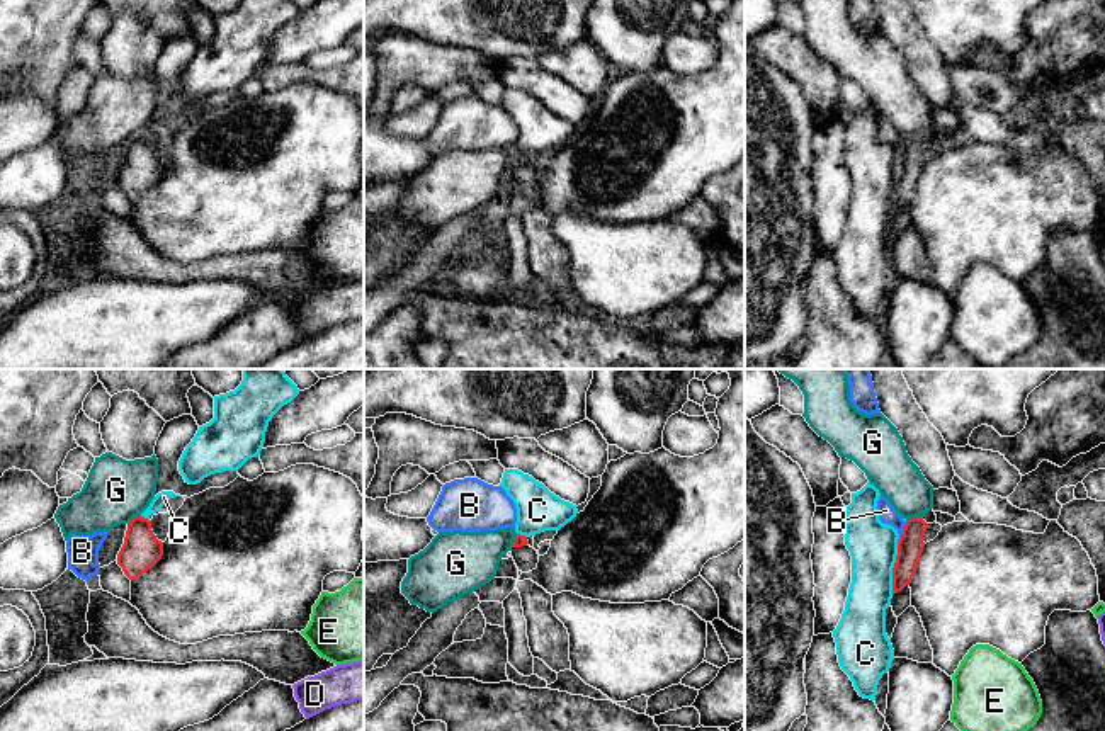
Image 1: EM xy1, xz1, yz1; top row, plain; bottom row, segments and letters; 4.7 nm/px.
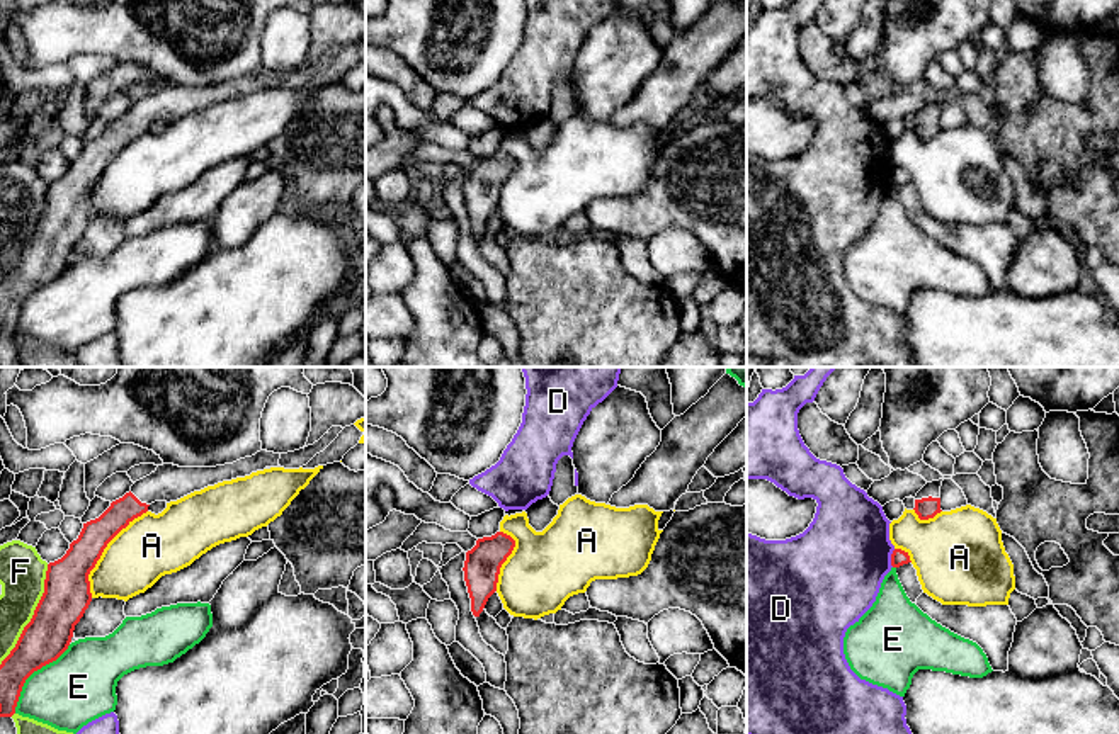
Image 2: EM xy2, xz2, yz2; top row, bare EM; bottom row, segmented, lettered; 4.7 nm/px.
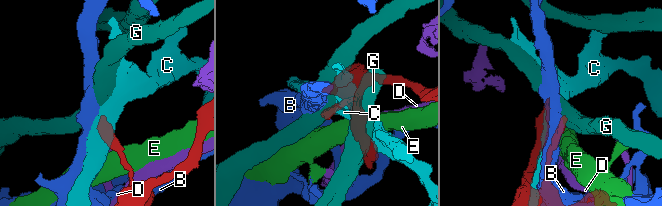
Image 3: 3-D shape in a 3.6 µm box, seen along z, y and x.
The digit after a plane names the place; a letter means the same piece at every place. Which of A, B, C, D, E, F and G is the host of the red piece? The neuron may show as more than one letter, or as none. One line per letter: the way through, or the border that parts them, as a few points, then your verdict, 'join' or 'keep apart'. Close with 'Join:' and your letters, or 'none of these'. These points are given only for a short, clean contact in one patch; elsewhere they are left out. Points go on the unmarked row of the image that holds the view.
A: keep apart
B: keep apart
C: keep apart
D: keep apart
E: border along xy2 (70, 264), (26, 299), (14, 332); keep apart
F: keep apart
G: border along yz1 (922, 135), (906, 140); keep apart
Join: none of these

